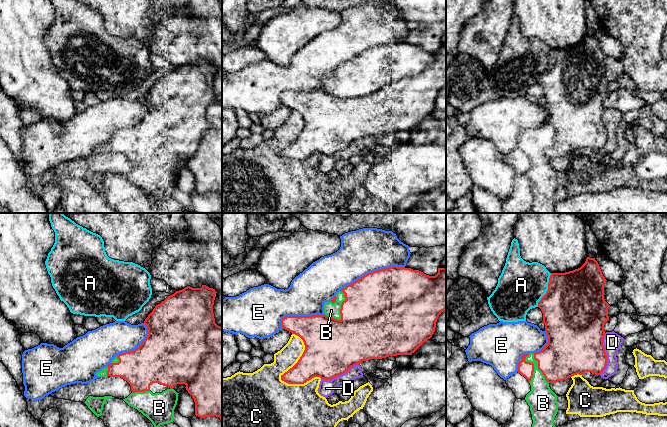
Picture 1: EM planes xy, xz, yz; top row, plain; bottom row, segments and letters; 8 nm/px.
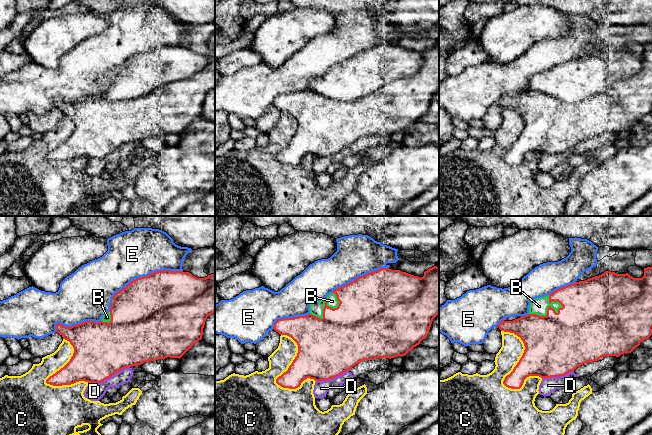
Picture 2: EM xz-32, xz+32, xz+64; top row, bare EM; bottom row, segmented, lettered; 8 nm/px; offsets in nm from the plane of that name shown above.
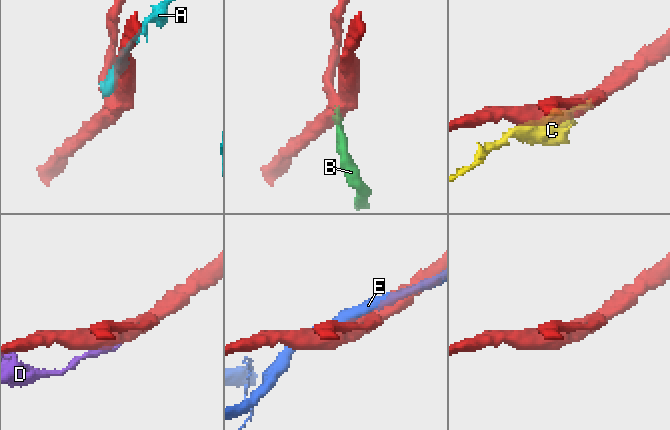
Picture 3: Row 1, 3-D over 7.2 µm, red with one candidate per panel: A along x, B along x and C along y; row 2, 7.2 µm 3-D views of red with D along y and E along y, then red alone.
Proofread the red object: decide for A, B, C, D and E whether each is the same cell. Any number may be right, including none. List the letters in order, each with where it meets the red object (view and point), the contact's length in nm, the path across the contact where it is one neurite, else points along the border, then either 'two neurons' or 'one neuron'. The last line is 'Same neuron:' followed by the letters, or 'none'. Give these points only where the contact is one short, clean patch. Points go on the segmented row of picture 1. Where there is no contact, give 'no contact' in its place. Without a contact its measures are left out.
A: contact yz (547, 290); length 300 nm; two neurons
B: contact xz (341, 305); length 240 nm; one neuron
C: contact xz (283, 374); length 440 nm; two neurons
D: contact yz (605, 354); length 340 nm; two neurons
E: contact xz (374, 271); length 500 nm; two neurons
Same neuron: B

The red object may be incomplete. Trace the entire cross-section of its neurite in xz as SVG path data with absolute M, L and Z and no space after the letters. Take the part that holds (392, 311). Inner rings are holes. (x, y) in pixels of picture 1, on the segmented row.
M397 266L368 273L341 289L330 302L325 302L324 315L286 316L281 320L282 329L299 336L305 345L305 350L298 362L281 375L281 380L288 384L304 384L314 377L332 380L363 361L412 355L432 337L437 319L445 310L446 268L438 268L435 276Z

